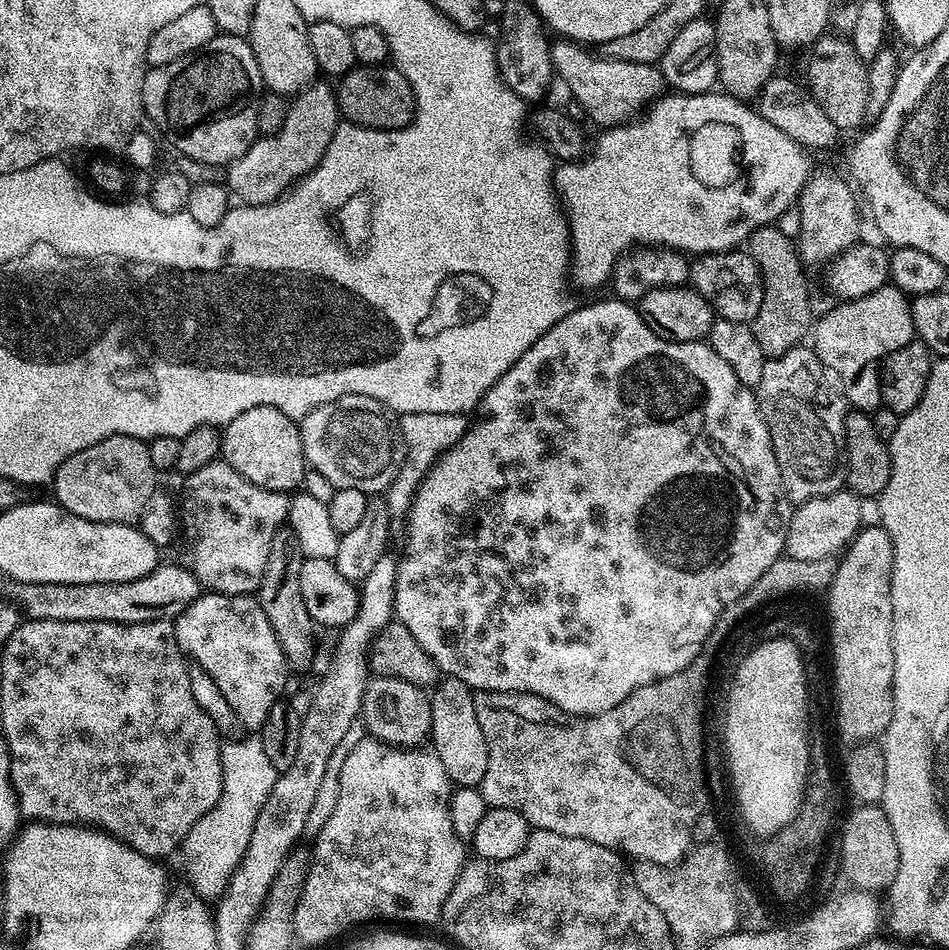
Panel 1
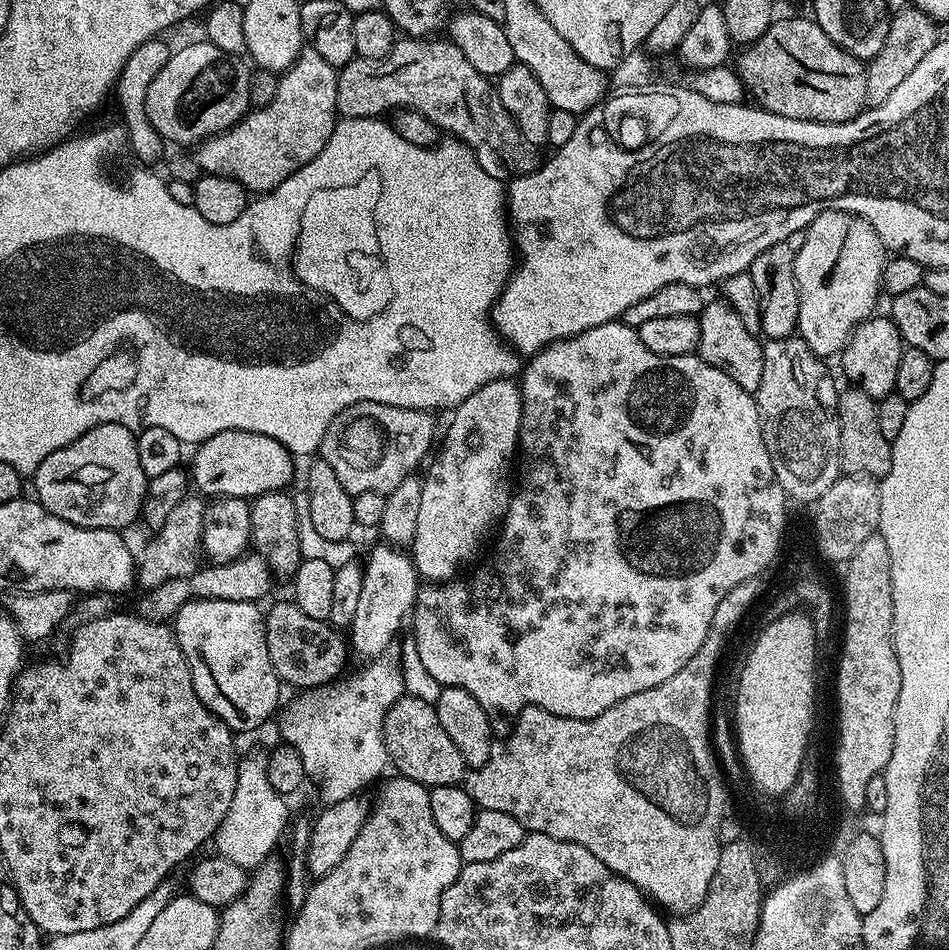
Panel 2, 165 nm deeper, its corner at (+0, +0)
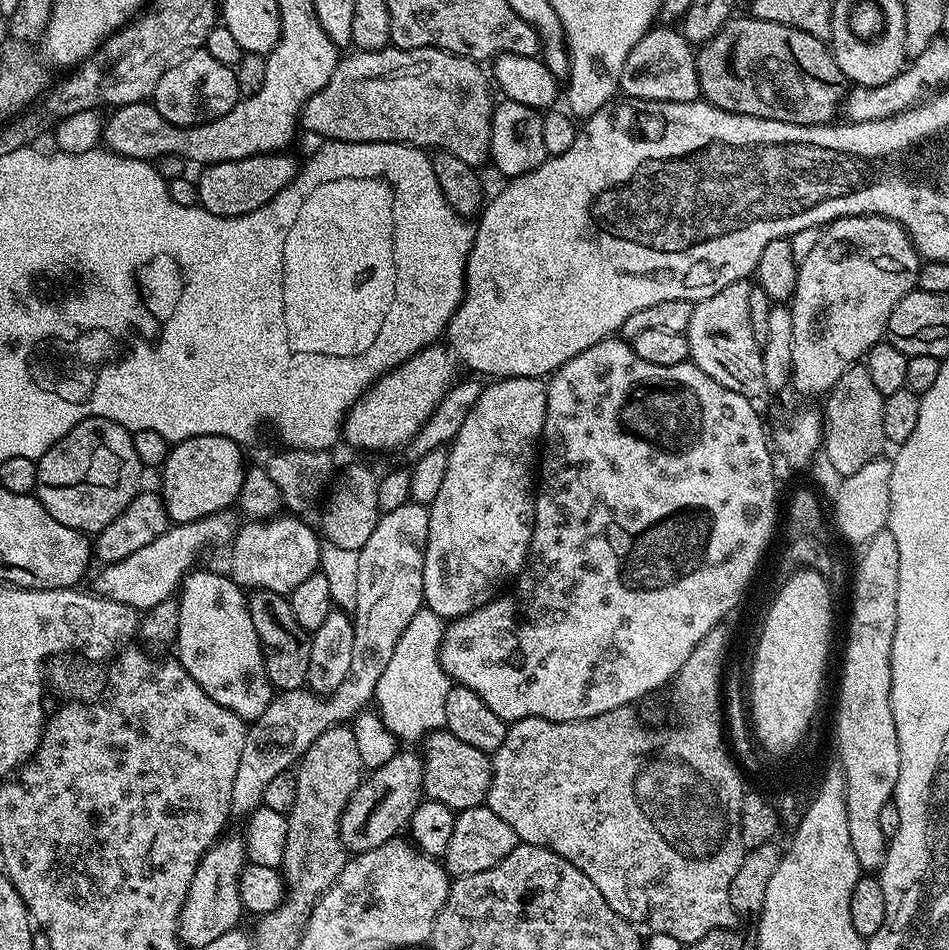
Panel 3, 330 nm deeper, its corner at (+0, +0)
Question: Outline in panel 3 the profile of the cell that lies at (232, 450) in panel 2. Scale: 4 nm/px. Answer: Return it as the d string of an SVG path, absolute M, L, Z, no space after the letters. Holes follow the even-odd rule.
M195 436L181 440L169 451L162 465L162 495L172 524L185 524L231 509L242 490L246 461L241 445L225 436Z

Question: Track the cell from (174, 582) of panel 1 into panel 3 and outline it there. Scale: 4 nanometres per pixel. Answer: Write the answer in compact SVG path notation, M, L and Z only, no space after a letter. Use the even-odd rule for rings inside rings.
M292 514L275 518L256 518L235 531L230 544L232 569L230 575L245 590L270 590L290 594L301 582L320 571L321 537L317 529L303 524Z

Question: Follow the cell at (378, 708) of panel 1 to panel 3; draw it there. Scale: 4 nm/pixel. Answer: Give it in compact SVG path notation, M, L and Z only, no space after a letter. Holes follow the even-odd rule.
M447 730L428 733L422 741L422 747L423 795L427 799L442 802L456 812L479 808L487 801L492 777L492 758L489 753L474 750L474 746L462 742L462 738L454 738L454 734Z

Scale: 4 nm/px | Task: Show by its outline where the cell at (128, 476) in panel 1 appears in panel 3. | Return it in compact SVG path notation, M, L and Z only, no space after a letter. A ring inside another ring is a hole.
M91 416L88 420L78 422L62 437L46 454L36 461L36 490L35 497L62 526L70 526L85 534L95 534L102 531L141 491L140 472L142 465L138 453L134 450L132 433L123 428L118 422Z

